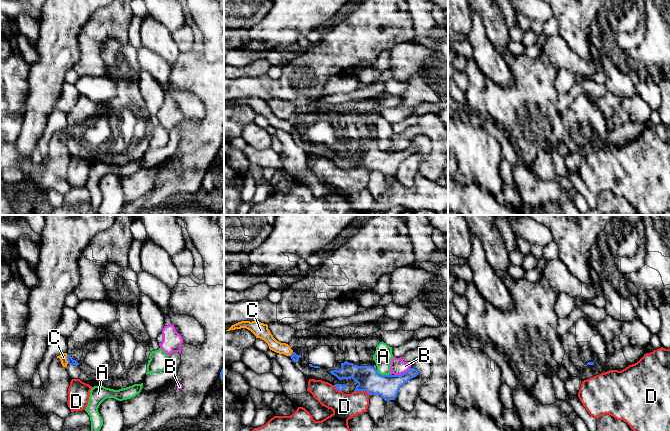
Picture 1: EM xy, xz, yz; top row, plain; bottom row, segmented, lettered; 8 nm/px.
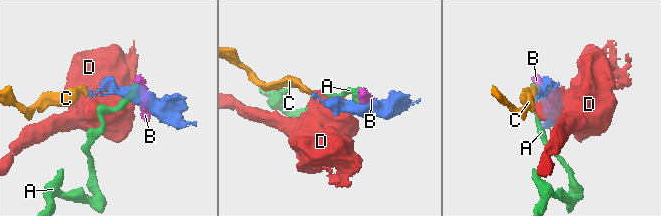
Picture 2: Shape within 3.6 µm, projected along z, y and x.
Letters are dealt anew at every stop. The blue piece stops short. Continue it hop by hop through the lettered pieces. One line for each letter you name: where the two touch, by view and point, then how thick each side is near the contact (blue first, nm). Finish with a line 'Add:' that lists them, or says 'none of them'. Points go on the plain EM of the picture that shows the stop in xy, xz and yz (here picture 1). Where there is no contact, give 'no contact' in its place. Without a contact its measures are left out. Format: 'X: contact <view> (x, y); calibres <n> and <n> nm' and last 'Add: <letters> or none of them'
C: contact xy (67, 135); calibres 50 and 60 nm
Add: C

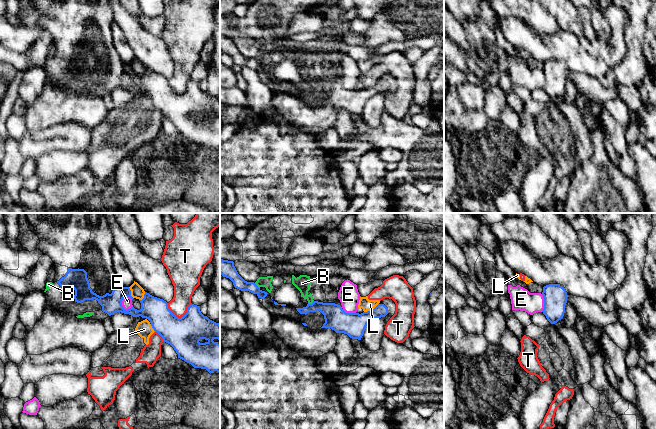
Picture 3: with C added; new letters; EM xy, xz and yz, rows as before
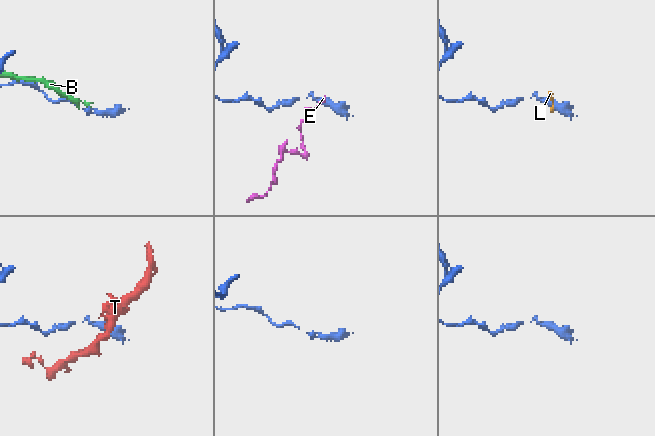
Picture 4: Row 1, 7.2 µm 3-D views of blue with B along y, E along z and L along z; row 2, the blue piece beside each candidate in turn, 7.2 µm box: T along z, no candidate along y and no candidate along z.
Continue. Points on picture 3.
Add: none of them

